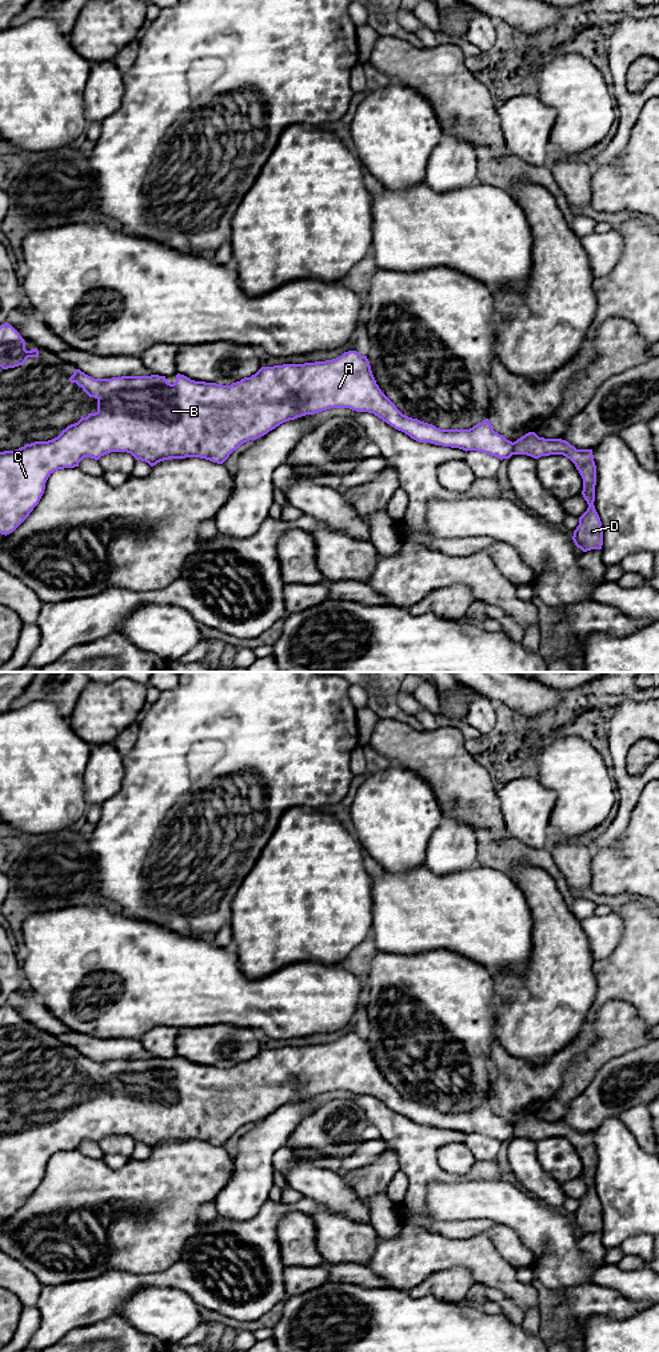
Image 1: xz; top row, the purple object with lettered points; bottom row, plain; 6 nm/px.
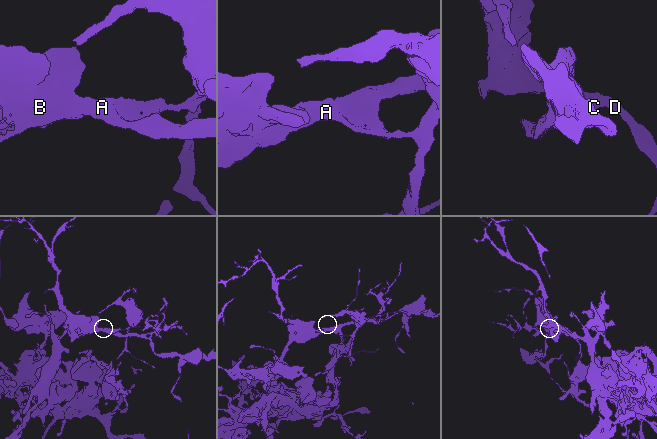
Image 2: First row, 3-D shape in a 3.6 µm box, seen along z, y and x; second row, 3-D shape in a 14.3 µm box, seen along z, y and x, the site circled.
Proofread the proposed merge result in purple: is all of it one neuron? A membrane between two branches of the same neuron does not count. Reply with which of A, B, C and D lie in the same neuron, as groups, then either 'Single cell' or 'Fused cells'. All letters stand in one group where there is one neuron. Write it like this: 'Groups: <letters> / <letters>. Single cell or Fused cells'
Groups: A B C / D. Fused cells

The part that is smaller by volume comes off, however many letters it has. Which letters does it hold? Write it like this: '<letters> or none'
D

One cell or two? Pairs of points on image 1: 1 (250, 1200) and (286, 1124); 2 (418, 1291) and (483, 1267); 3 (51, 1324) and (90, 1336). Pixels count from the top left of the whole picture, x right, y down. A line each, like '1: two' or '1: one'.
1: one
2: two
3: two

